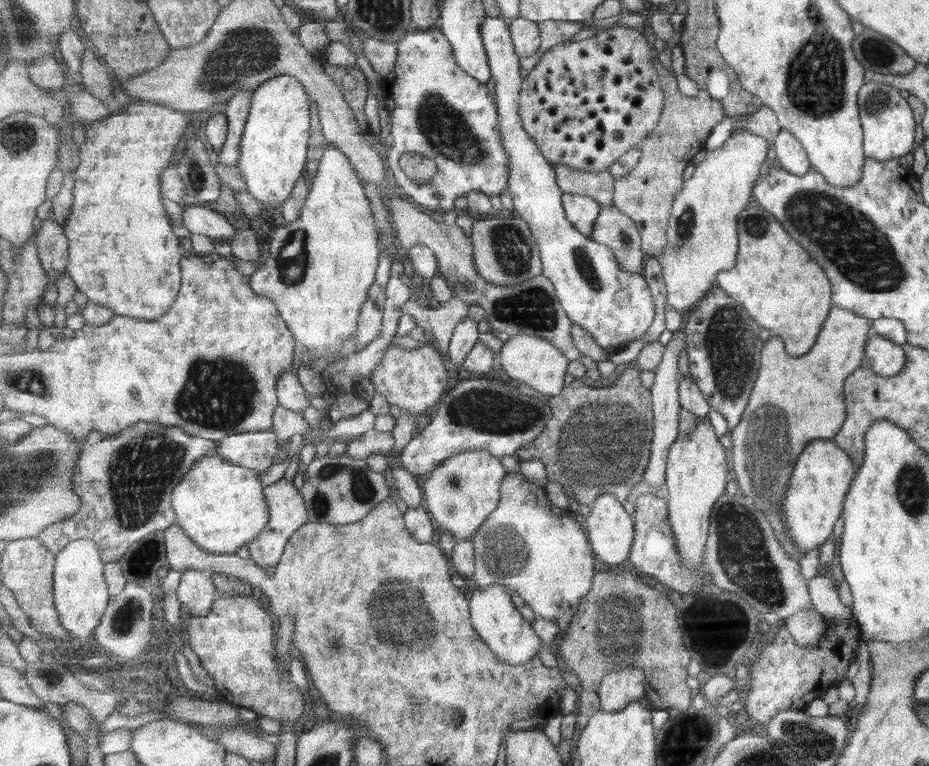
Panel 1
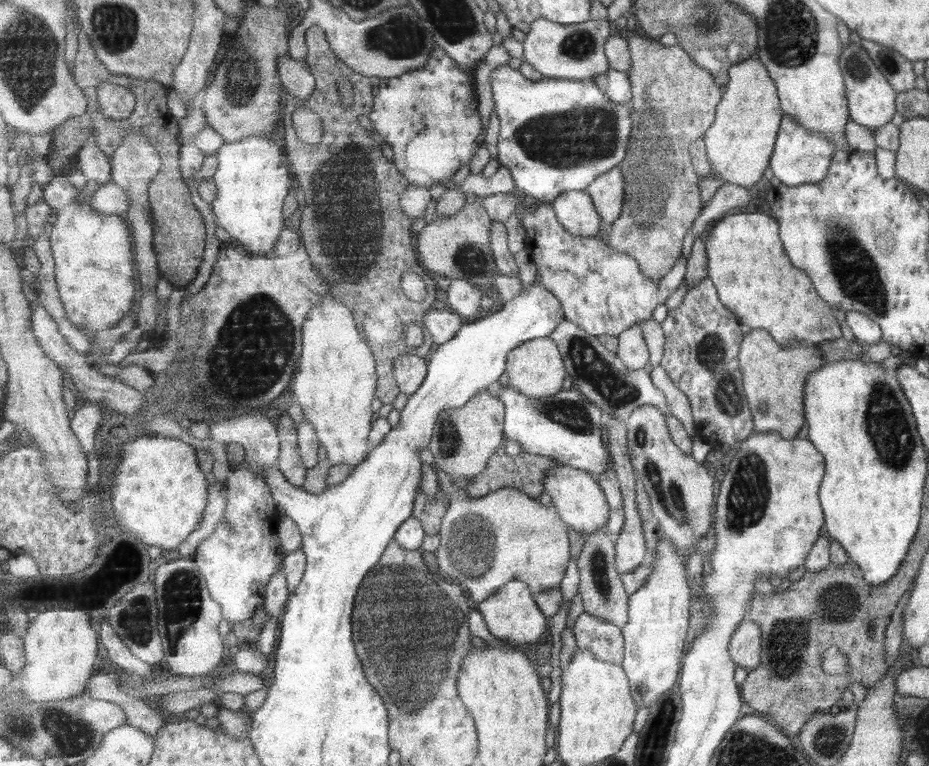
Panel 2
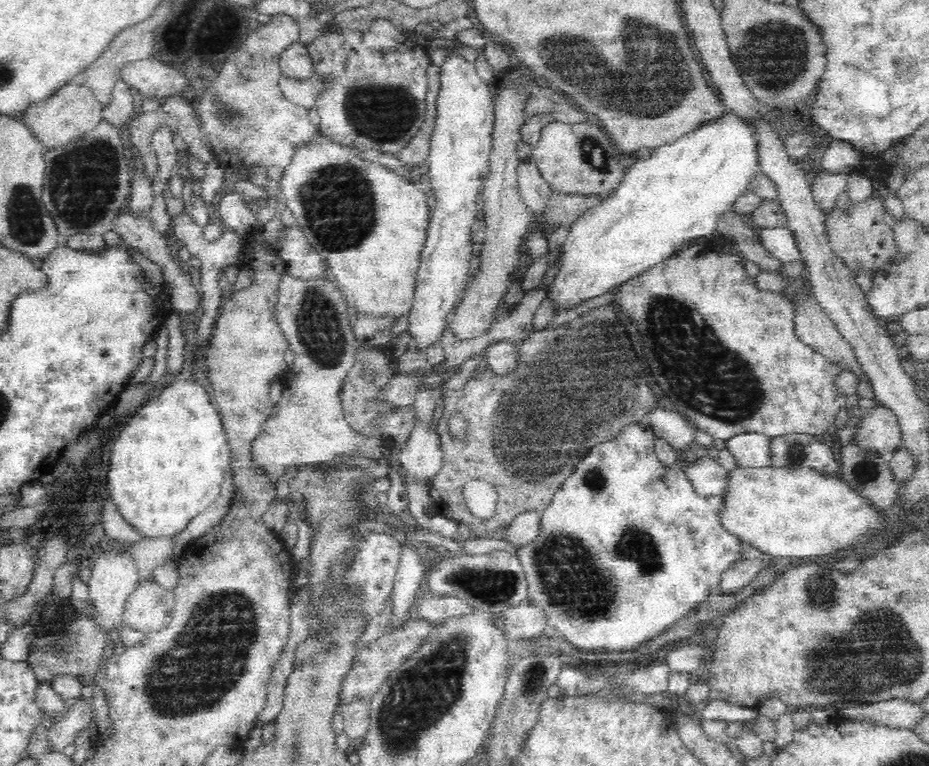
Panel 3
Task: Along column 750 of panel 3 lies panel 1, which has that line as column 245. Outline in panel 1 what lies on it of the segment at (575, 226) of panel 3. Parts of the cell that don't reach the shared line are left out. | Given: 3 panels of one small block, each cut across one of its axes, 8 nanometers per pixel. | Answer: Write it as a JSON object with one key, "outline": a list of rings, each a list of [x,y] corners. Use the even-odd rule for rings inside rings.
{"outline":[[[281,75],[257,87],[252,98],[250,115],[241,141],[239,168],[248,184],[248,191],[263,208],[281,208],[292,195],[296,182],[307,170],[310,132],[312,131],[312,105],[304,84],[291,75]]]}

